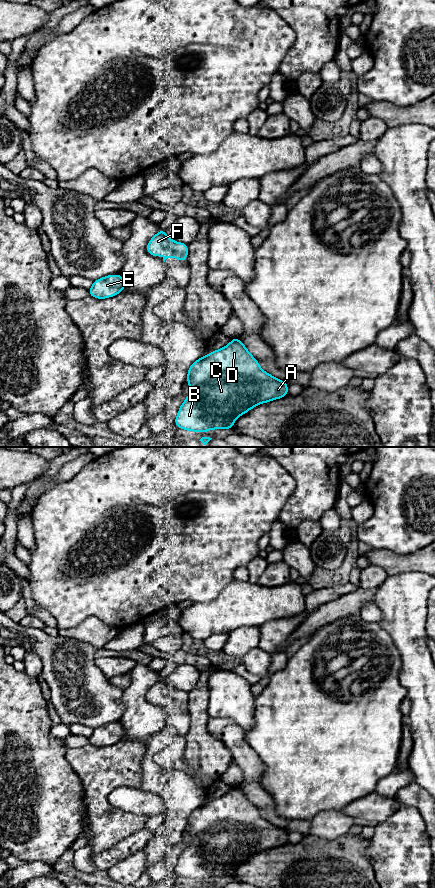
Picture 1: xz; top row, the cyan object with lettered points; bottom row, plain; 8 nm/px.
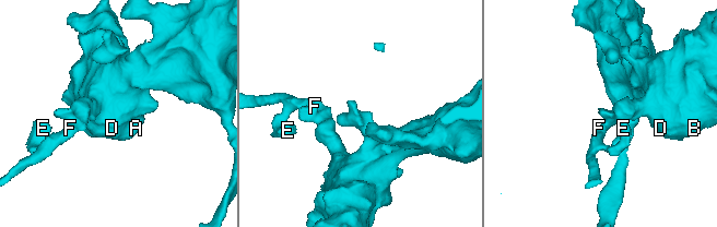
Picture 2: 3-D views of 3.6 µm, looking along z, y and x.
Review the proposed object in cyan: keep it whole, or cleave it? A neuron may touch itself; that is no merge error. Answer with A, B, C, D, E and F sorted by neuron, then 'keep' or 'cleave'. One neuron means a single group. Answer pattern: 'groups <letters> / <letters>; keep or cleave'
groups A B C D E F; keep

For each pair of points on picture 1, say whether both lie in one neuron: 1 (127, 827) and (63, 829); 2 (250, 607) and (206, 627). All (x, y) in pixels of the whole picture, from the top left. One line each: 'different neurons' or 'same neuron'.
1: different neurons
2: same neuron

